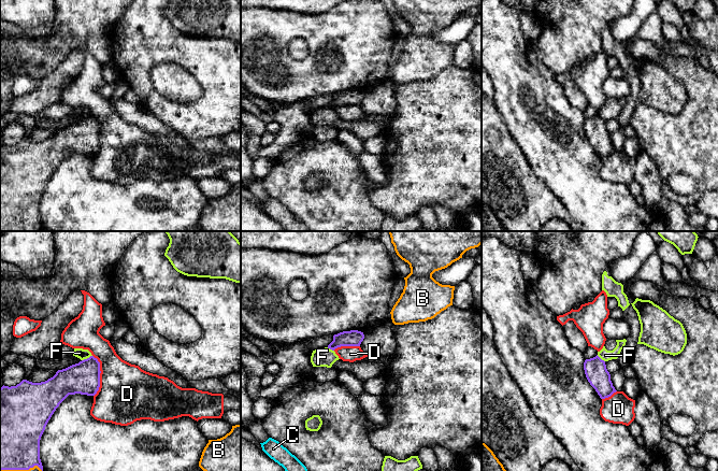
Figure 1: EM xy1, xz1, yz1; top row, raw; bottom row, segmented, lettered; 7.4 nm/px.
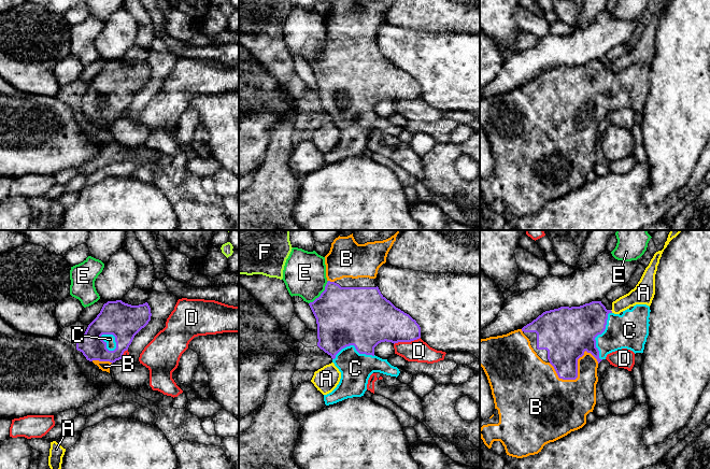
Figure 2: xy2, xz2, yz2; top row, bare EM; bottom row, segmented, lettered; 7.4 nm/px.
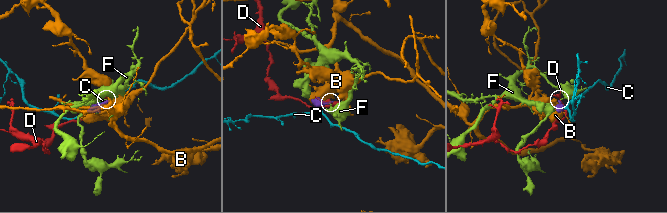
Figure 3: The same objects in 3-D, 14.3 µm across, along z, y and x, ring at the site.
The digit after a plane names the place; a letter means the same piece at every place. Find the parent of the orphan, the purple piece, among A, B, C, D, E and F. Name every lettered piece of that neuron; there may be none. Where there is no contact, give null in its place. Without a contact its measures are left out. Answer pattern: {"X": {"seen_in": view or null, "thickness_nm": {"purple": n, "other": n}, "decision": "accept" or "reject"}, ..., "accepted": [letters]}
{"A": {"seen_in": "yz2", "thickness_nm": {"purple": 280, "other": 140}, "decision": "reject"}, "B": {"seen_in": "yz2", "thickness_nm": {"purple": 300, "other": 360}, "decision": "accept"}, "C": {"seen_in": "yz2", "thickness_nm": {"purple": 380, "other": 280}, "decision": "accept"}, "D": {"seen_in": "xy1", "thickness_nm": {"purple": 240, "other": 420}, "decision": "reject"}, "E": {"seen_in": "xz2", "thickness_nm": {"purple": 440, "other": 320}, "decision": "reject"}, "F": {"seen_in": "xy1", "thickness_nm": {"purple": 240, "other": 80}, "decision": "reject"}, "accepted": ["B", "C"]}

